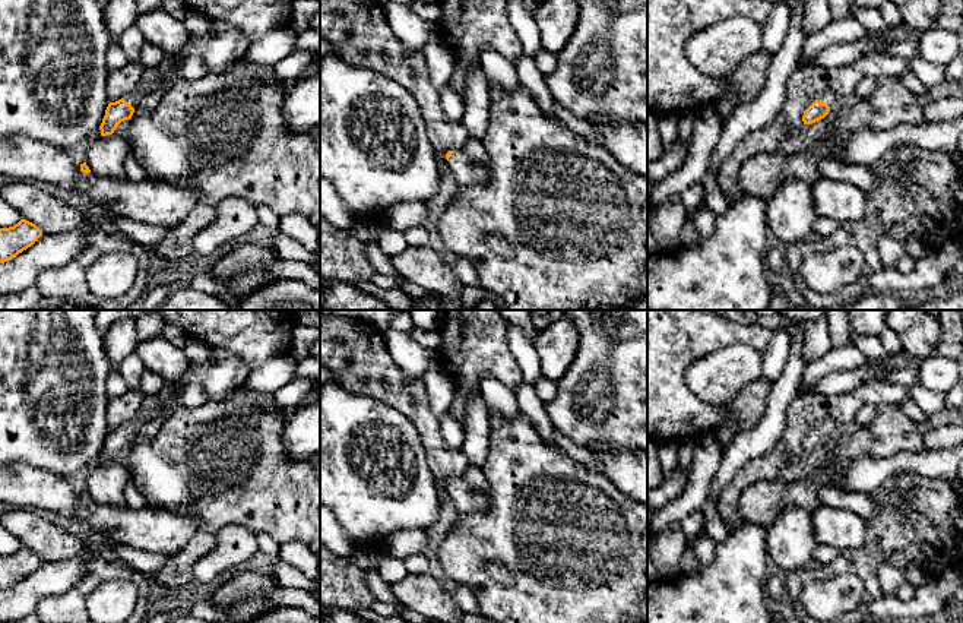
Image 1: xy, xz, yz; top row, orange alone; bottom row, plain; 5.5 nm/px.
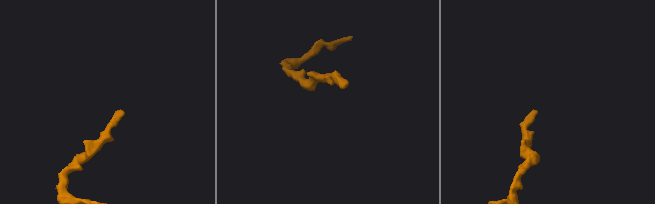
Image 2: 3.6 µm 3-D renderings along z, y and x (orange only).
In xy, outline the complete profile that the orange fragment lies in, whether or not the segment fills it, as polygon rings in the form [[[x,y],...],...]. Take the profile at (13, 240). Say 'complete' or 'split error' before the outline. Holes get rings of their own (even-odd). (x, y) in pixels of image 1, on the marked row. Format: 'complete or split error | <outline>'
complete | [[[20,219],[9,228],[0,228],[0,263],[16,257],[38,241],[41,235],[42,231],[26,219]]]

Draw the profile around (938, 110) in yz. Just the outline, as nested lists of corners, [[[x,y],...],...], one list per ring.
[[[937,98],[924,104],[924,117],[928,121],[953,121],[963,116],[963,98]]]

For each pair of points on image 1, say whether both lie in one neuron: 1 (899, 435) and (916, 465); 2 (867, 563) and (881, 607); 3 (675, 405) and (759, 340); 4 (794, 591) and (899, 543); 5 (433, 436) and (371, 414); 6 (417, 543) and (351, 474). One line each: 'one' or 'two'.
1: two
2: two
3: one
4: one
5: two
6: two

